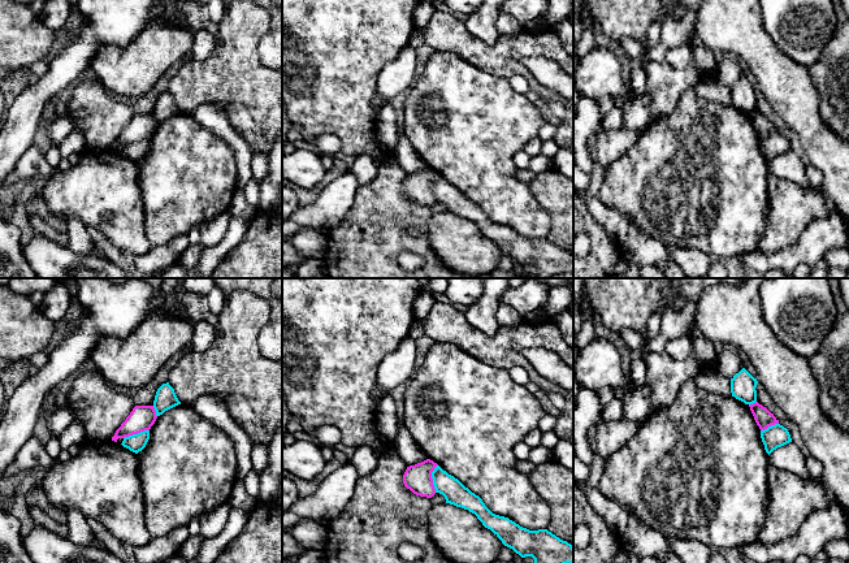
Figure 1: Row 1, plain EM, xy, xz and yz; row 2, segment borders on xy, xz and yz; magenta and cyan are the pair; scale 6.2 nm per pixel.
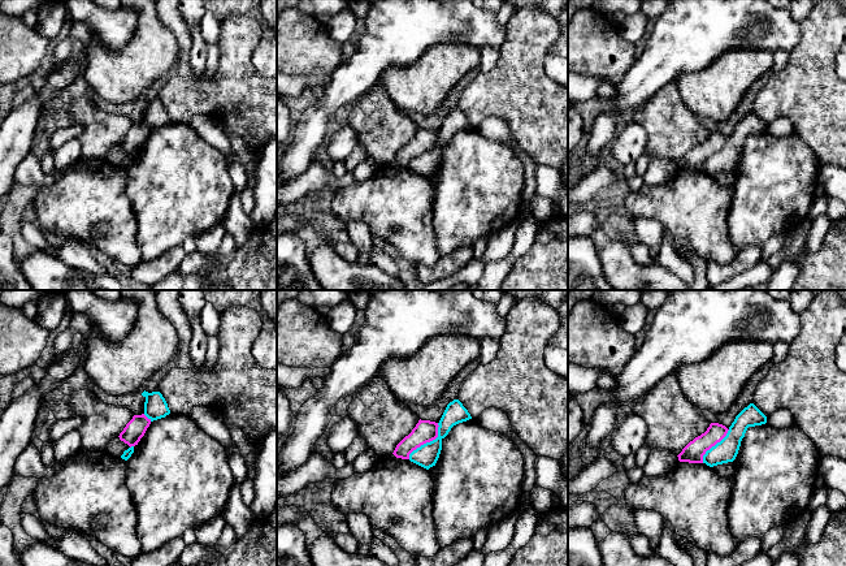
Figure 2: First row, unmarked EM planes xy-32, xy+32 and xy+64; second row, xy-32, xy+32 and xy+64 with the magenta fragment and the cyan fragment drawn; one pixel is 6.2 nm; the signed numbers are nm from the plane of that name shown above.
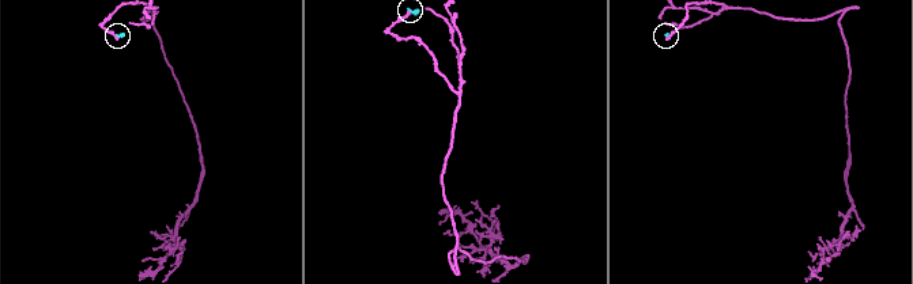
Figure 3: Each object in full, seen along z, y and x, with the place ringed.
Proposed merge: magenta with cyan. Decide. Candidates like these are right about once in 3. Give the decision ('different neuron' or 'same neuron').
different neuron

